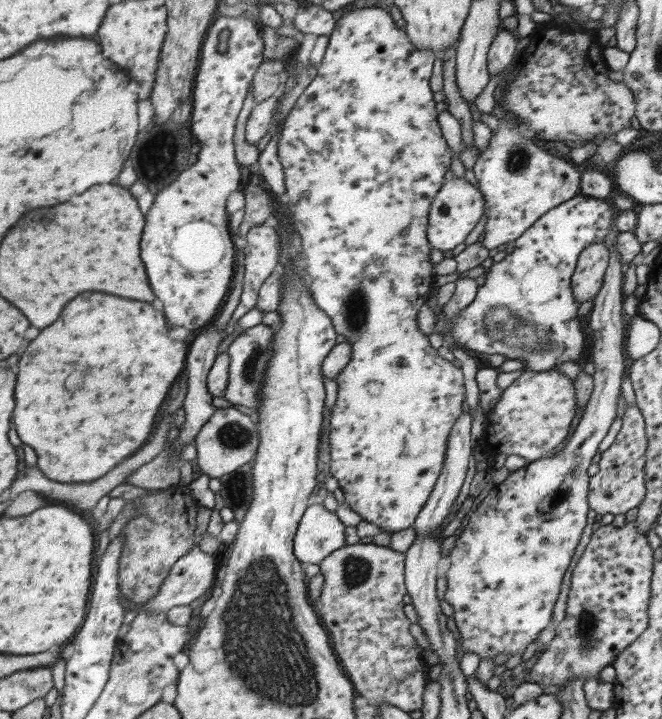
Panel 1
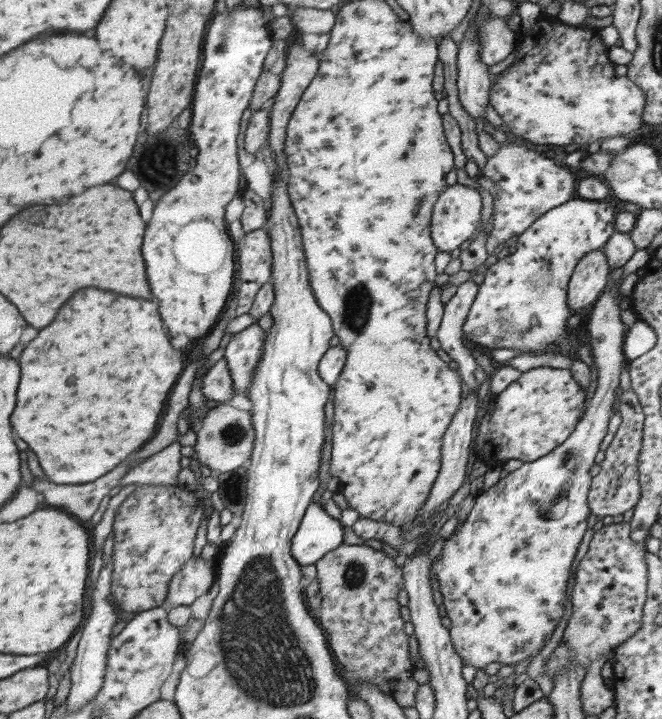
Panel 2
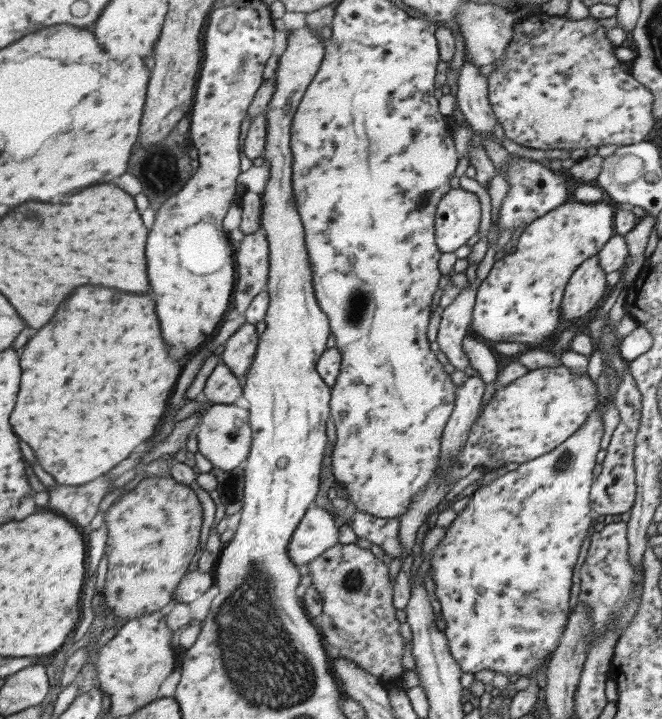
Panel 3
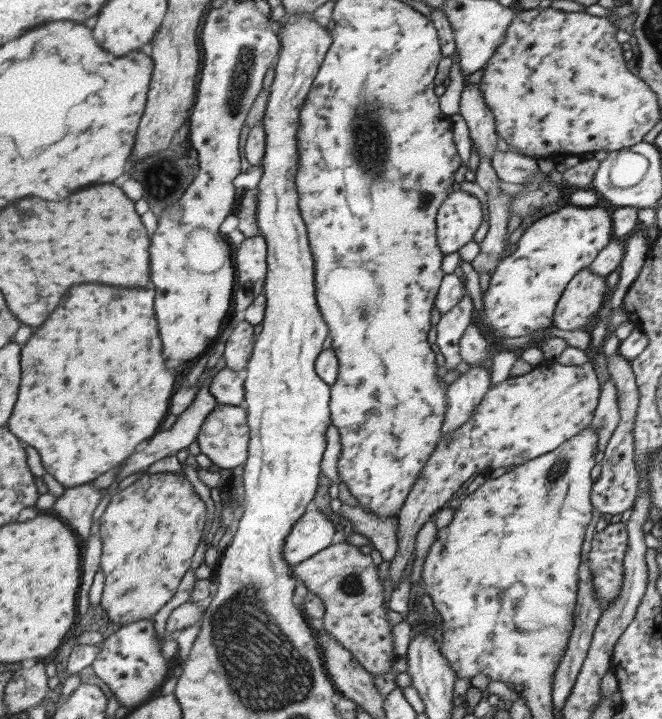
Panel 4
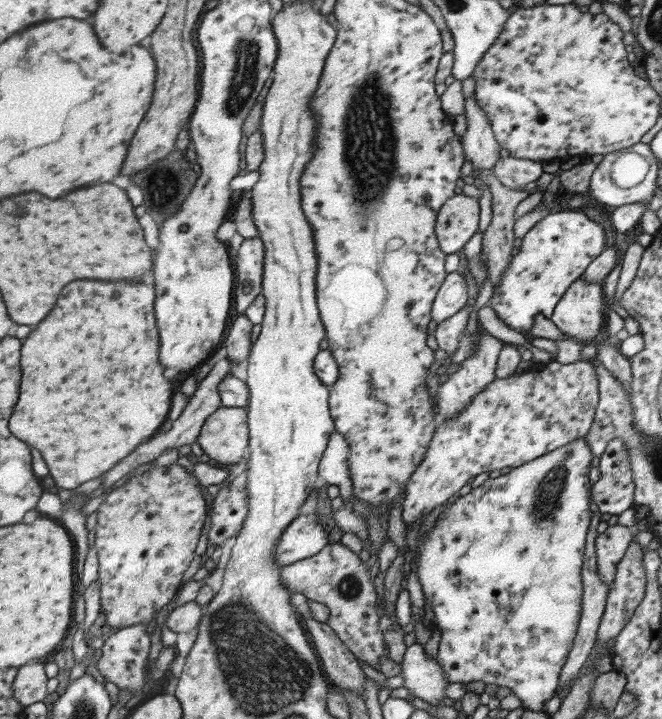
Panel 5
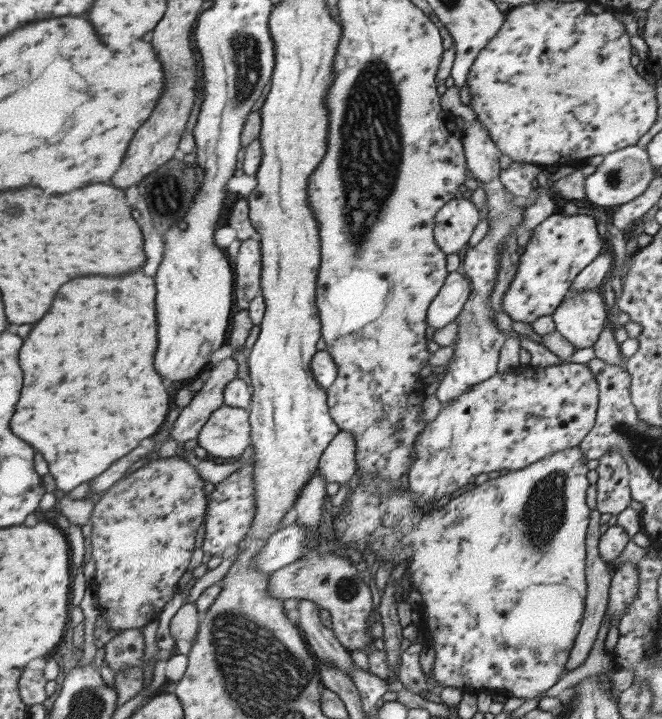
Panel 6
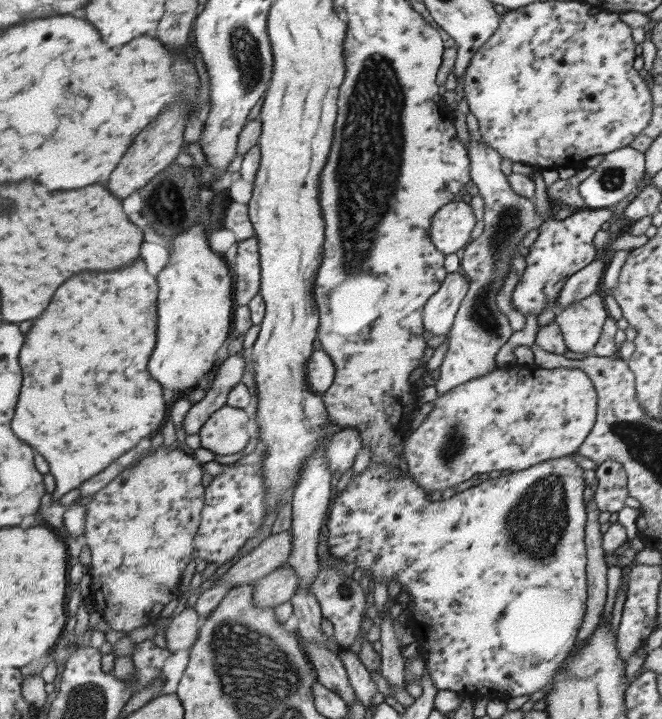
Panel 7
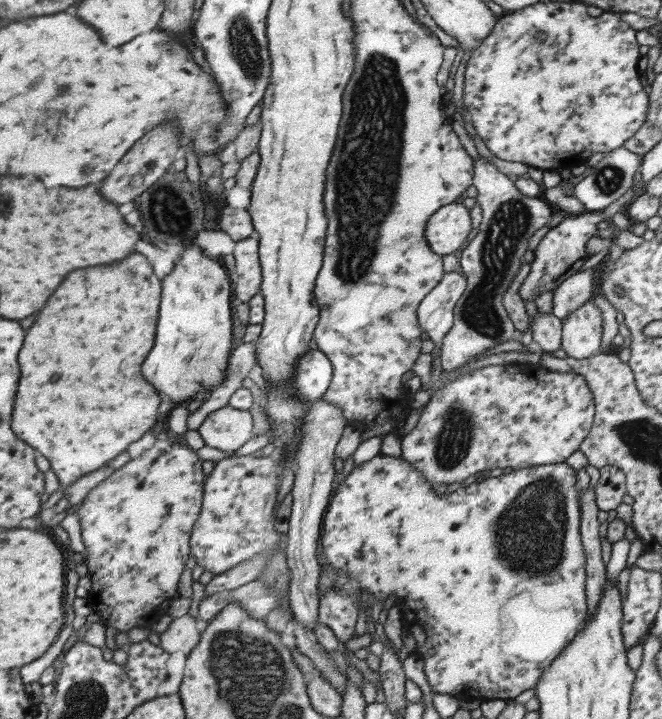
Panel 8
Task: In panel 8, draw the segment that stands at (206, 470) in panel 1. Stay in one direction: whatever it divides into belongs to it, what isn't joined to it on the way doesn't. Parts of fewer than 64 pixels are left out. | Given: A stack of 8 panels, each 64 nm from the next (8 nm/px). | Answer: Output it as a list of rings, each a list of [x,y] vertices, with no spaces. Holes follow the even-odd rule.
[[[226,405],[206,415],[197,430],[205,445],[223,451],[238,450],[253,436],[252,415],[248,410],[238,410]]]

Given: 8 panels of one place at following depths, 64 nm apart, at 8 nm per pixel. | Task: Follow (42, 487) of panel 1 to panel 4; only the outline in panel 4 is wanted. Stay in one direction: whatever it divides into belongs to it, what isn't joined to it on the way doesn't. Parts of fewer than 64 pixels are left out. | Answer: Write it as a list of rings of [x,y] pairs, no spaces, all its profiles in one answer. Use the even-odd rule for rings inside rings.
[[[91,482],[65,489],[66,491],[56,499],[53,509],[56,517],[68,524],[77,538],[80,538],[84,550],[91,536],[94,509],[104,494],[102,489],[94,488]]]

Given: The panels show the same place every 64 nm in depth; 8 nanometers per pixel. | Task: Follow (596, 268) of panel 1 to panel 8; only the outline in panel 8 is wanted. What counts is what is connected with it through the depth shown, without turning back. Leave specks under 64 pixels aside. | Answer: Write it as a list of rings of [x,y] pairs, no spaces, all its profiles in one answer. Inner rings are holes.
[[[588,300],[562,321],[561,348],[576,360],[590,358],[599,352],[603,335],[603,319],[598,305]]]

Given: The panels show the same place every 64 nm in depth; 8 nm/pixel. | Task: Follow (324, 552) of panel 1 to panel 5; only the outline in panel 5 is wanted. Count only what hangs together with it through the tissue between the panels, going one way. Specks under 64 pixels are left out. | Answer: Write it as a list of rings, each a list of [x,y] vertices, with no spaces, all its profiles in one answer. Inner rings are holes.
[[[316,514],[299,515],[278,537],[273,560],[283,567],[313,557],[329,544],[328,534]]]

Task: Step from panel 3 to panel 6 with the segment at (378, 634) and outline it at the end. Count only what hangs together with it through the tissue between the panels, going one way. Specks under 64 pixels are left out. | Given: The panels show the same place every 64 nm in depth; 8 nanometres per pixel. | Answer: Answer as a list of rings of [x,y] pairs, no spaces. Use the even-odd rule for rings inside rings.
[[[314,553],[269,573],[267,592],[280,600],[305,598],[316,603],[332,615],[330,628],[344,648],[350,652],[355,649],[368,651],[368,648],[376,649],[373,644],[375,639],[370,635],[371,624],[366,624],[374,606],[374,598],[366,573],[360,573],[356,565],[350,562],[348,557],[335,553]]]

